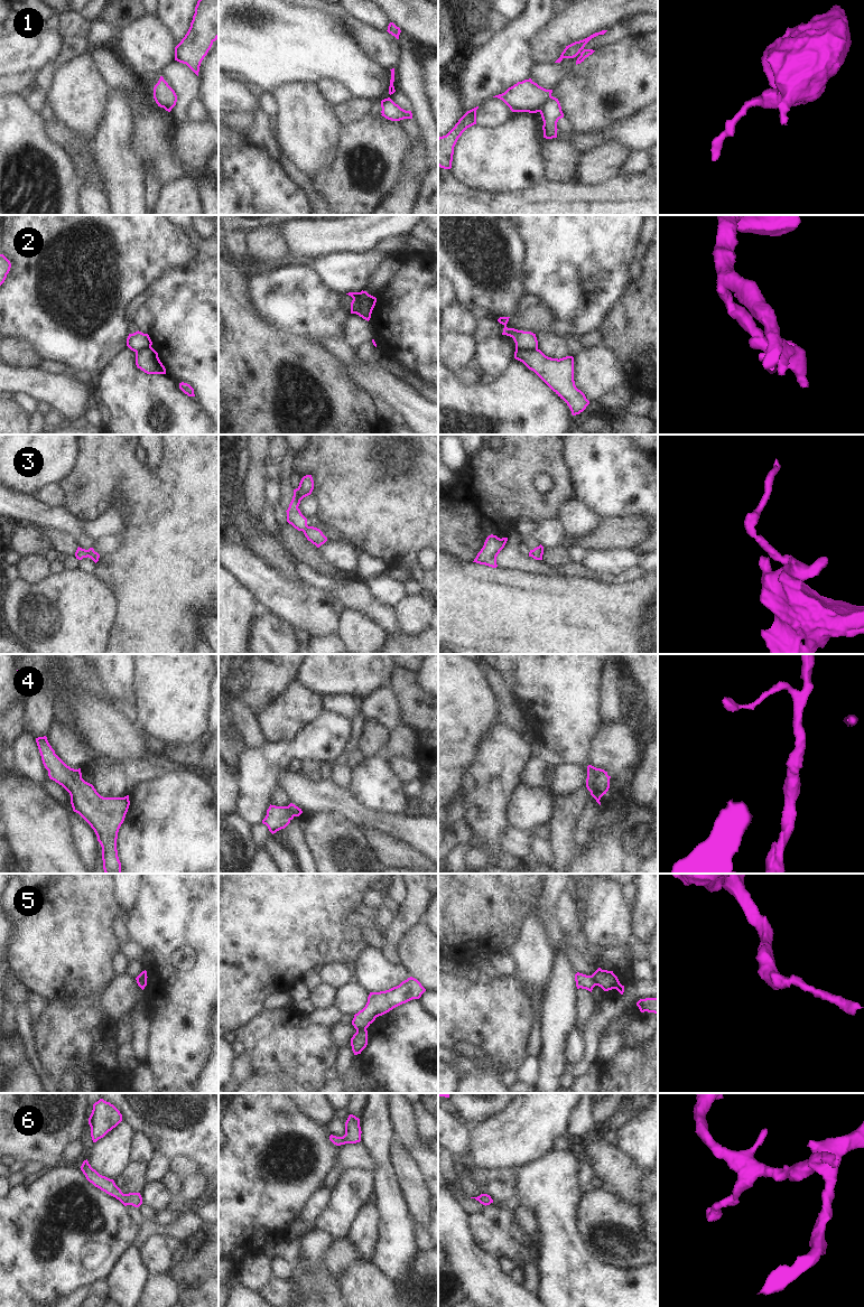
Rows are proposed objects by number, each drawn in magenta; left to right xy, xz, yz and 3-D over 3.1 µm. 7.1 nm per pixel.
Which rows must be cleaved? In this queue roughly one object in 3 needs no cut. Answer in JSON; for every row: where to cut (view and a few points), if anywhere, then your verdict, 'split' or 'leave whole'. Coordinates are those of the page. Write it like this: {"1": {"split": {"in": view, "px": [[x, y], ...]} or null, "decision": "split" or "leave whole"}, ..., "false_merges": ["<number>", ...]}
{"1": {"split": {"in": "yz", "px": [[550, 95], [539, 111]]}, "decision": "split"}, "2": {"split": {"in": "yz", "px": [[516, 348], [537, 349]]}, "decision": "split"}, "3": {"split": {"in": "xy", "px": [[86, 550], [89, 556]]}, "decision": "split"}, "4": {"split": null, "decision": "leave whole"}, "5": {"split": {"in": "yz", "px": [[592, 974], [596, 985]]}, "decision": "split"}, "6": {"split": null, "decision": "leave whole"}, "false_merges": ["1", "2", "3", "5"]}

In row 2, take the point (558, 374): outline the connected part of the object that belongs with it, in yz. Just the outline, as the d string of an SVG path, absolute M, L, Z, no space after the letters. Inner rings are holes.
M515 349L514 358L533 371L569 407L572 414L583 412L589 404L574 381L574 357L551 358L540 349Z

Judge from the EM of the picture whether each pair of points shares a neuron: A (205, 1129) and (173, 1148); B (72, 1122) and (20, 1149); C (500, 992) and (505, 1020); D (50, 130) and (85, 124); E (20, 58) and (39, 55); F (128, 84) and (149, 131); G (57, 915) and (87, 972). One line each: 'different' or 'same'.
A: same
B: same
C: same
D: different
E: same
F: same
G: same

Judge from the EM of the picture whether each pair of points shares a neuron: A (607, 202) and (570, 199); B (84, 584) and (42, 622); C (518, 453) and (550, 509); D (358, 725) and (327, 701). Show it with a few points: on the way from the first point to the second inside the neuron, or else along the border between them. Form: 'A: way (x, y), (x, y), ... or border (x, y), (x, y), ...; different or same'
A: way (598, 202), (579, 201); same
B: way (74, 594), (52, 616); same
C: way (521, 467), (521, 483), (536, 497); same
D: border (361, 713), (351, 721); different

